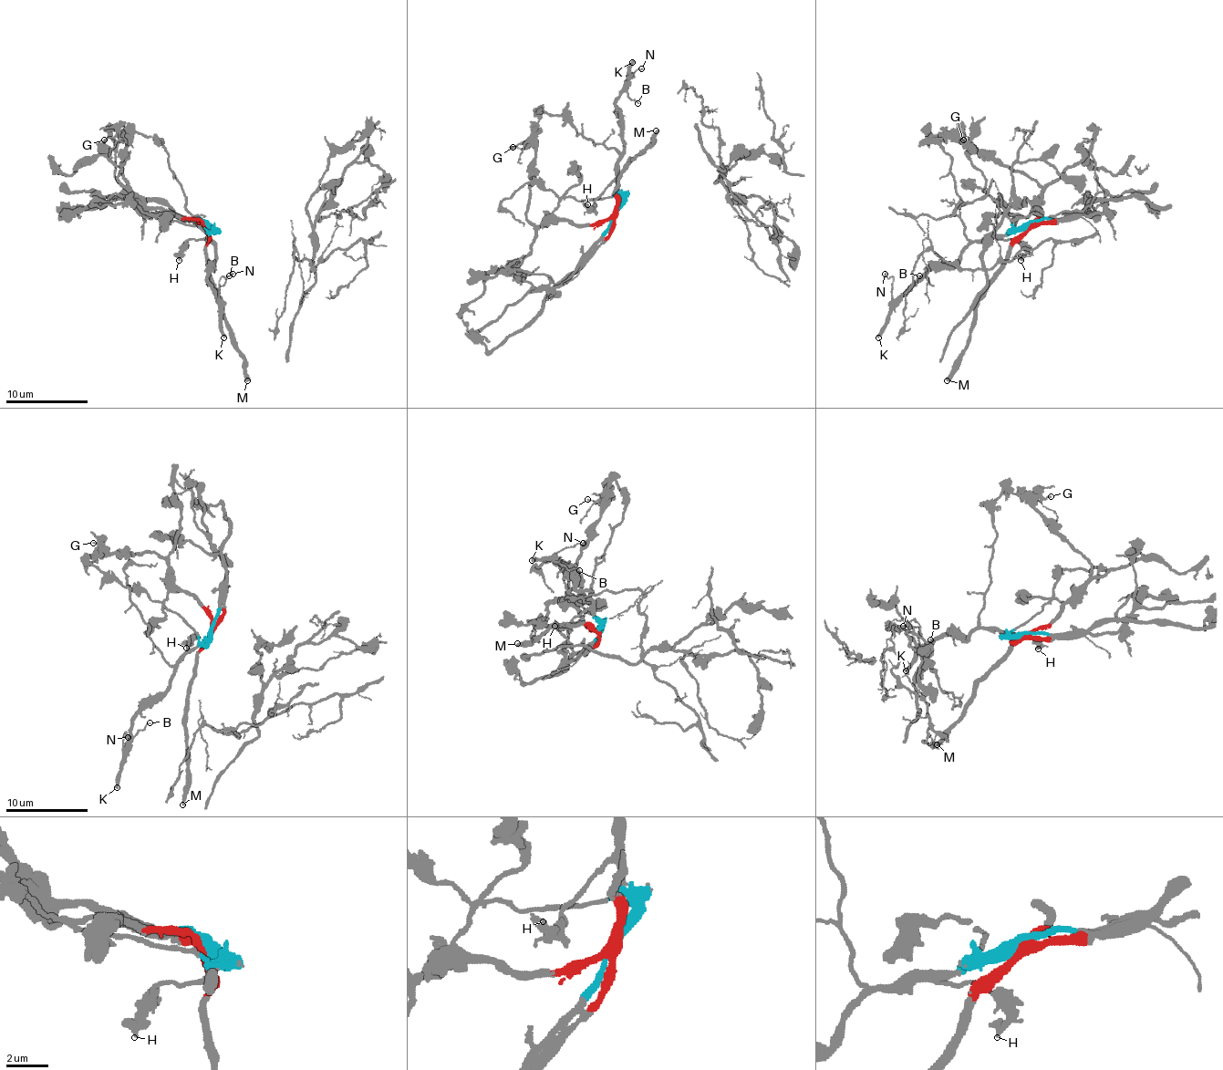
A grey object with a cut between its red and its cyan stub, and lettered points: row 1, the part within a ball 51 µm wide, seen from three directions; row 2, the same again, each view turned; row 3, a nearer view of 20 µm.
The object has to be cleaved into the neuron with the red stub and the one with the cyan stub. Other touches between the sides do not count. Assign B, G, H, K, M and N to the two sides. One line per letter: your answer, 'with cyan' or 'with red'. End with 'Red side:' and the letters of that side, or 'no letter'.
B: with cyan
G: with red
H: with cyan
K: with cyan
M: with red
N: with cyan
Red side: G, M

